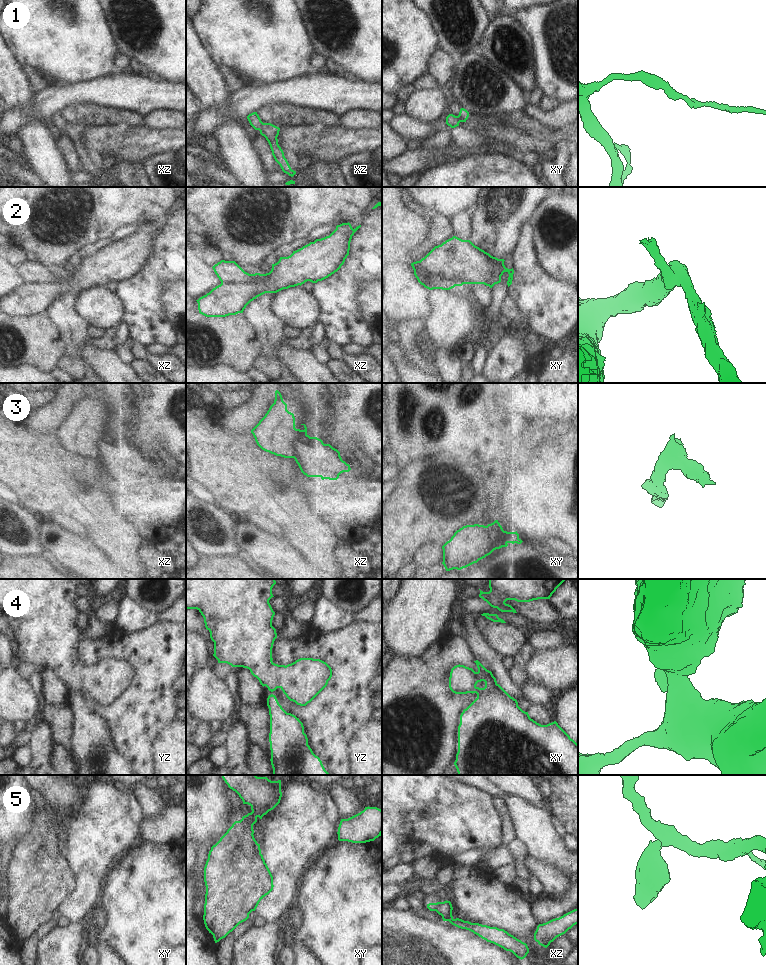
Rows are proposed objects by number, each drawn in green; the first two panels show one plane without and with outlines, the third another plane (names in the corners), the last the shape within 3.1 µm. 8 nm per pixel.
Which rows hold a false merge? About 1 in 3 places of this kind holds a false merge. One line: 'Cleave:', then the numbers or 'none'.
Cleave: 2, 3, 5

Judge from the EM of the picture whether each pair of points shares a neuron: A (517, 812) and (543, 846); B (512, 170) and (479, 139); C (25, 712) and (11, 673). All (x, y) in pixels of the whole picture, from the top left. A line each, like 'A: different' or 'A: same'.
A: same
B: different
C: same

